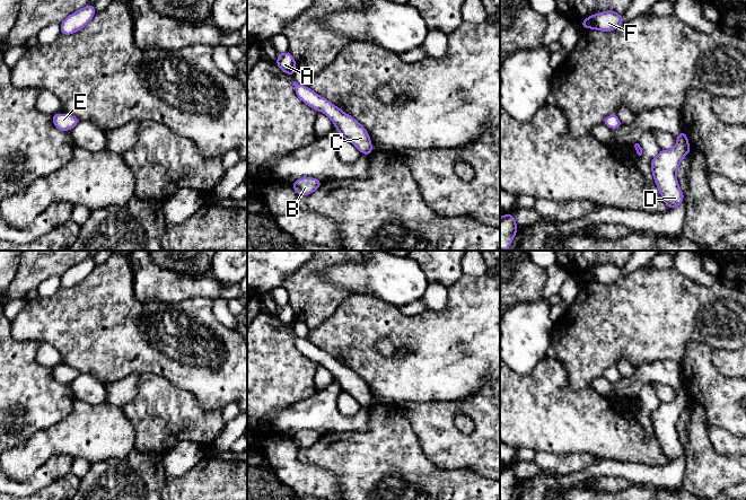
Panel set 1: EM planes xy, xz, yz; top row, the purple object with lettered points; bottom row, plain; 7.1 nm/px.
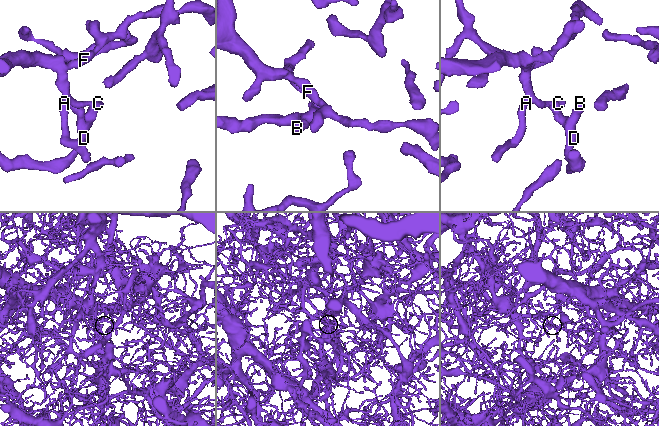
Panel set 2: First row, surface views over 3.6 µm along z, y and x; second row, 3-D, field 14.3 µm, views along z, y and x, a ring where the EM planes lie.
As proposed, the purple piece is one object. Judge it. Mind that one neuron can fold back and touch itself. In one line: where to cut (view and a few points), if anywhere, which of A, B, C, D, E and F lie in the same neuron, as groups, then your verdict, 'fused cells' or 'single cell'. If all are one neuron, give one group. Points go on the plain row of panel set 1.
cut none; groups A B C D E F; single cell

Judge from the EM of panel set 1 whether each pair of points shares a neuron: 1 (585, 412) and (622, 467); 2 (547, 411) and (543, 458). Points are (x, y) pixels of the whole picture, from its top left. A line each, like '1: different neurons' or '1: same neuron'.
1: different neurons
2: different neurons

